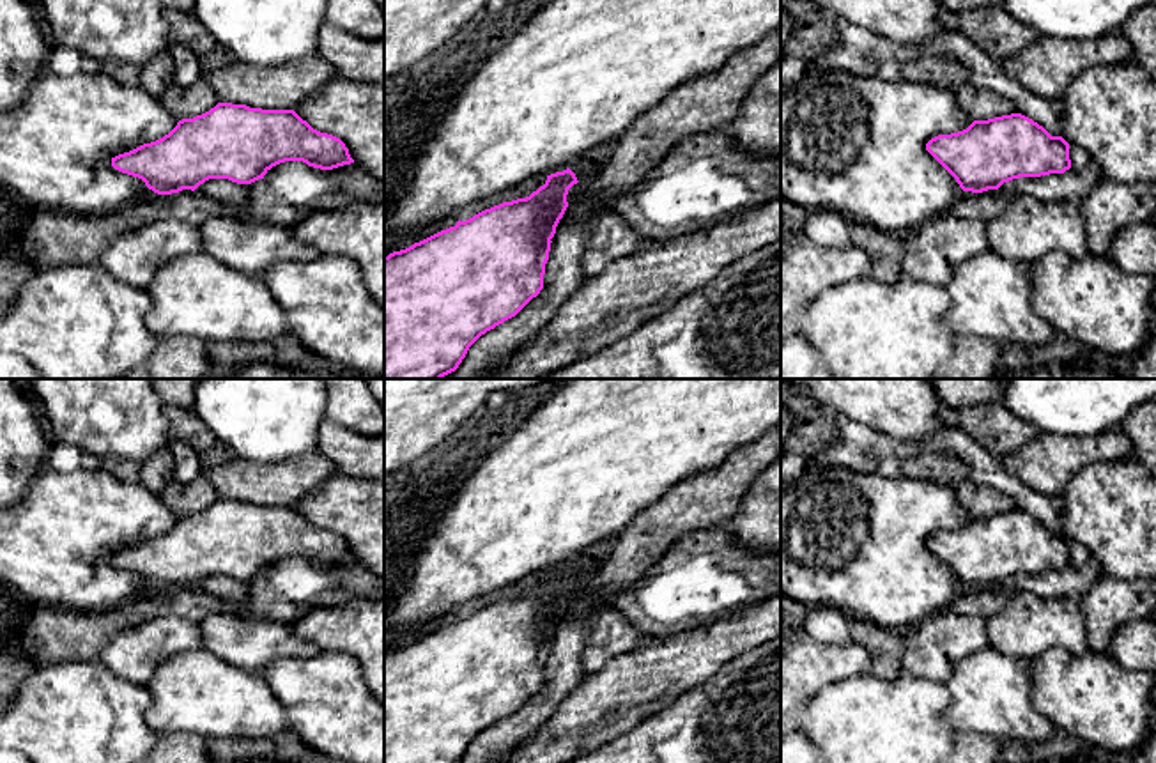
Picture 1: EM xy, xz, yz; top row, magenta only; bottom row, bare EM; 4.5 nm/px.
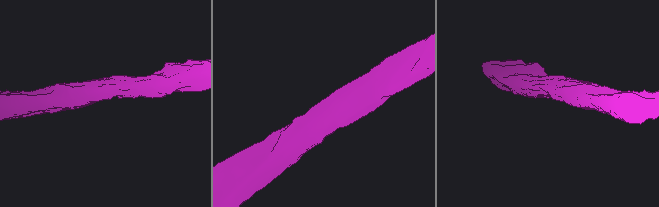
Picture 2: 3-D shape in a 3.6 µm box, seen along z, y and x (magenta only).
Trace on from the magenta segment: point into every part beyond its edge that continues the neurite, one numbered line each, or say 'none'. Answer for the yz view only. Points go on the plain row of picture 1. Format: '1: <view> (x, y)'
none

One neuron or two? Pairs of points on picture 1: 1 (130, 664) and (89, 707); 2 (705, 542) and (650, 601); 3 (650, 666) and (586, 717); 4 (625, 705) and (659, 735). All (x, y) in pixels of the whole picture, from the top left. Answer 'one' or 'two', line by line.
1: two
2: one
3: one
4: two

